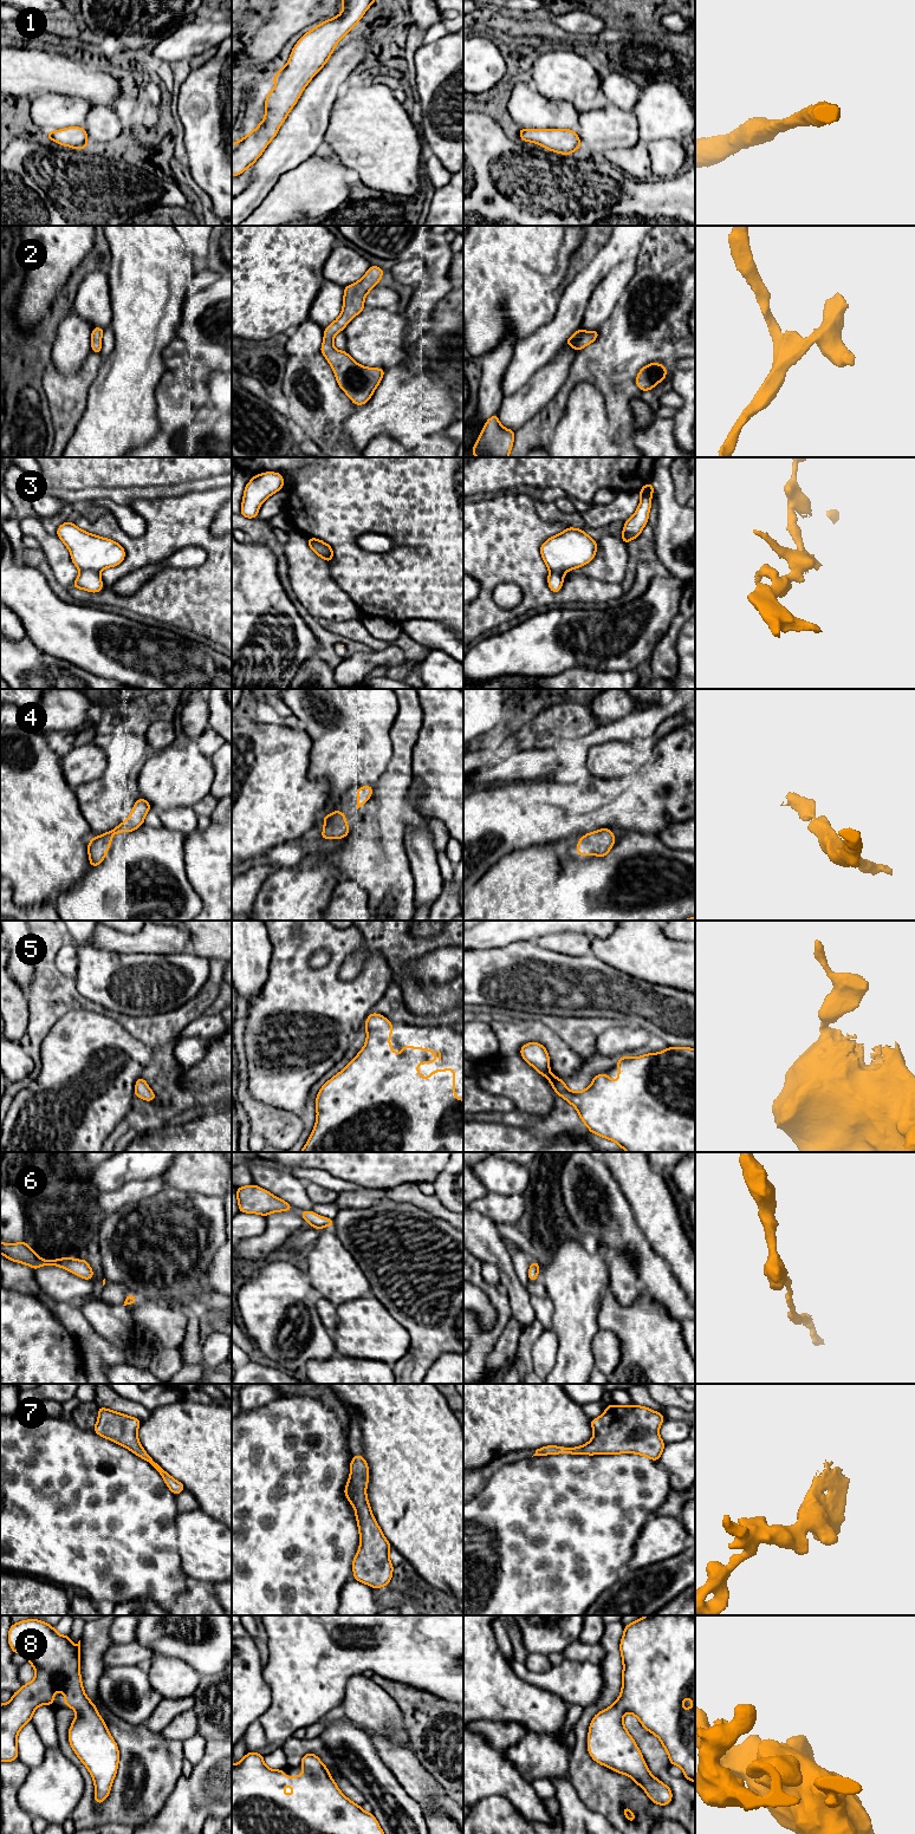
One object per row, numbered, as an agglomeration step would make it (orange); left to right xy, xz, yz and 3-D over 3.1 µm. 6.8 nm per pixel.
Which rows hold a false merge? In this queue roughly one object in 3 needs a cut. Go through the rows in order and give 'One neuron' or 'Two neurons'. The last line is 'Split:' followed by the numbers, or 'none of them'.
1: One neuron
2: One neuron
3: Two neurons
4: One neuron
5: One neuron
6: One neuron
7: One neuron
8: One neuron
Split: 3

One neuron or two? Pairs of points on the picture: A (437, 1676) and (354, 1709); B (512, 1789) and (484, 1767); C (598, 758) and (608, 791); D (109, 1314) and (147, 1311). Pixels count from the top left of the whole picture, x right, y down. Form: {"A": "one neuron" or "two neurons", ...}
{"A": "two neurons", "B": "one neuron", "C": "two neurons", "D": "two neurons"}

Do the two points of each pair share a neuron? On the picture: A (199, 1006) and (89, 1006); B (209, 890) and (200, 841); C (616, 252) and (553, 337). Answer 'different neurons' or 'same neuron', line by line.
A: same neuron
B: same neuron
C: same neuron

